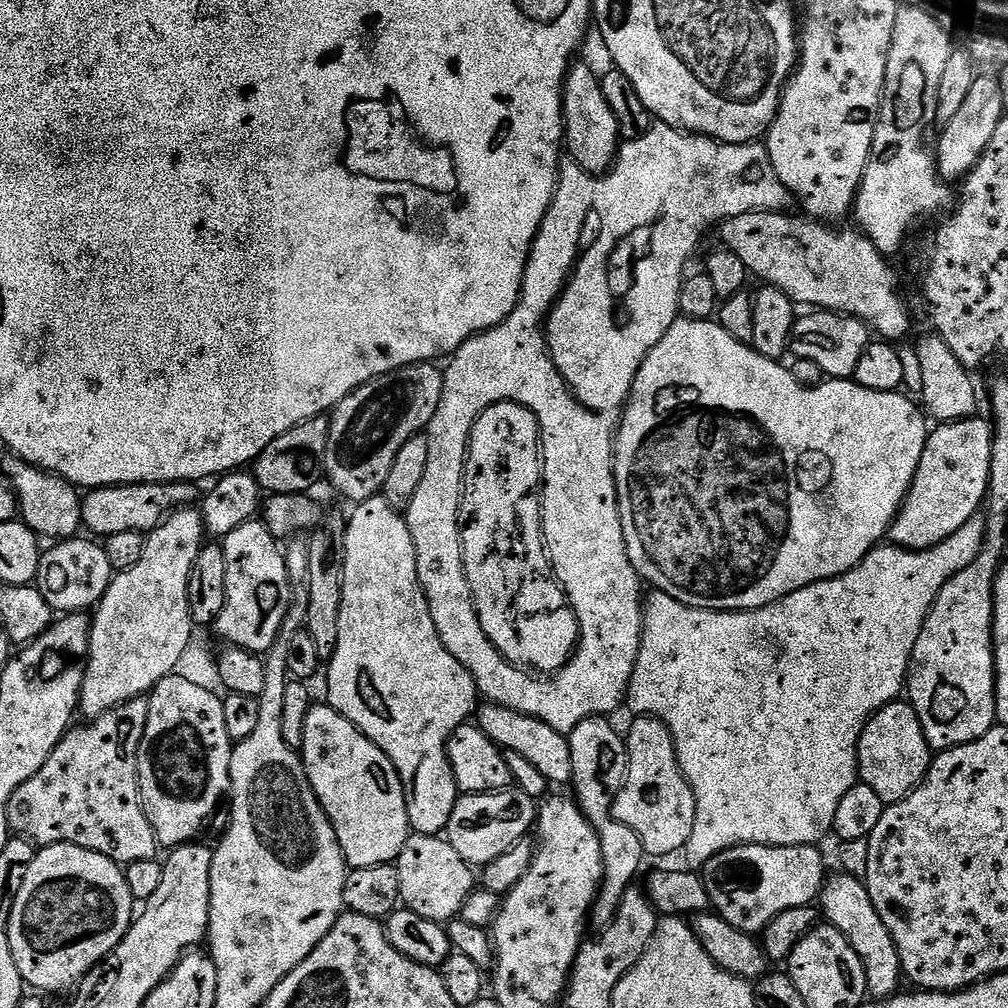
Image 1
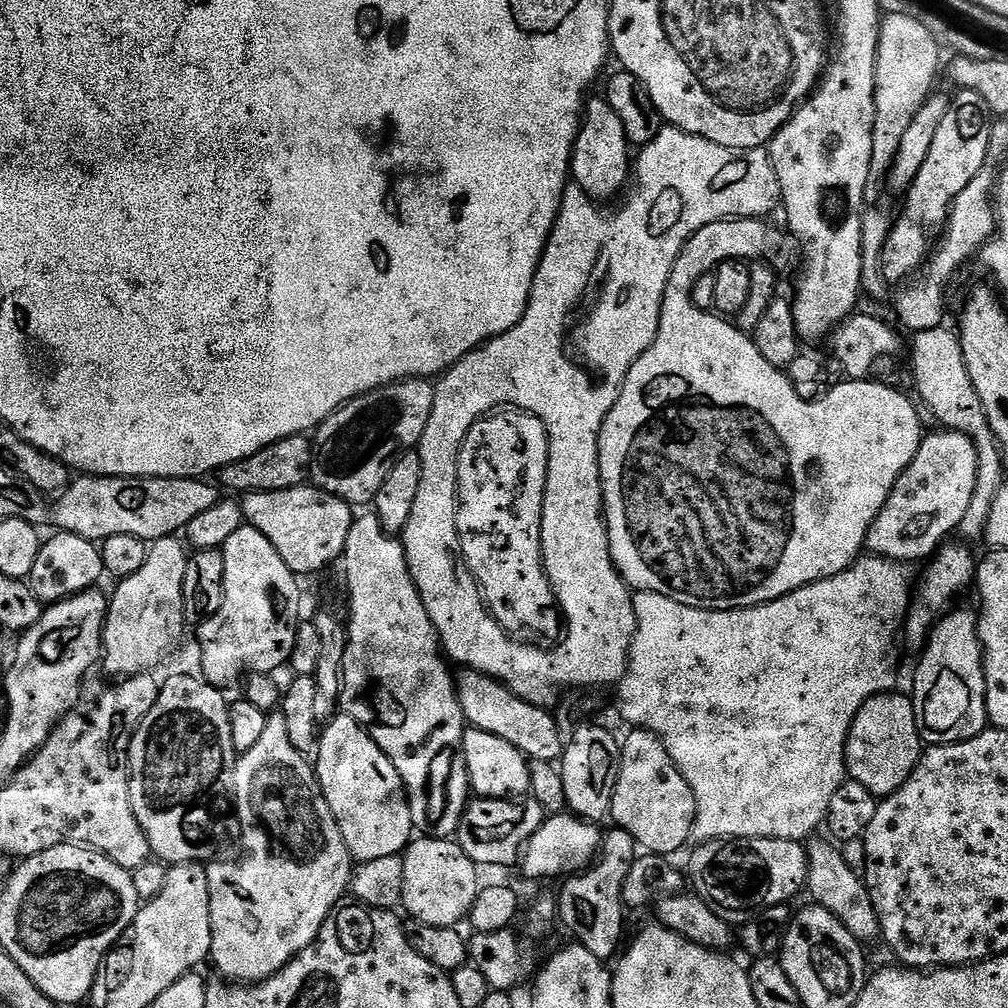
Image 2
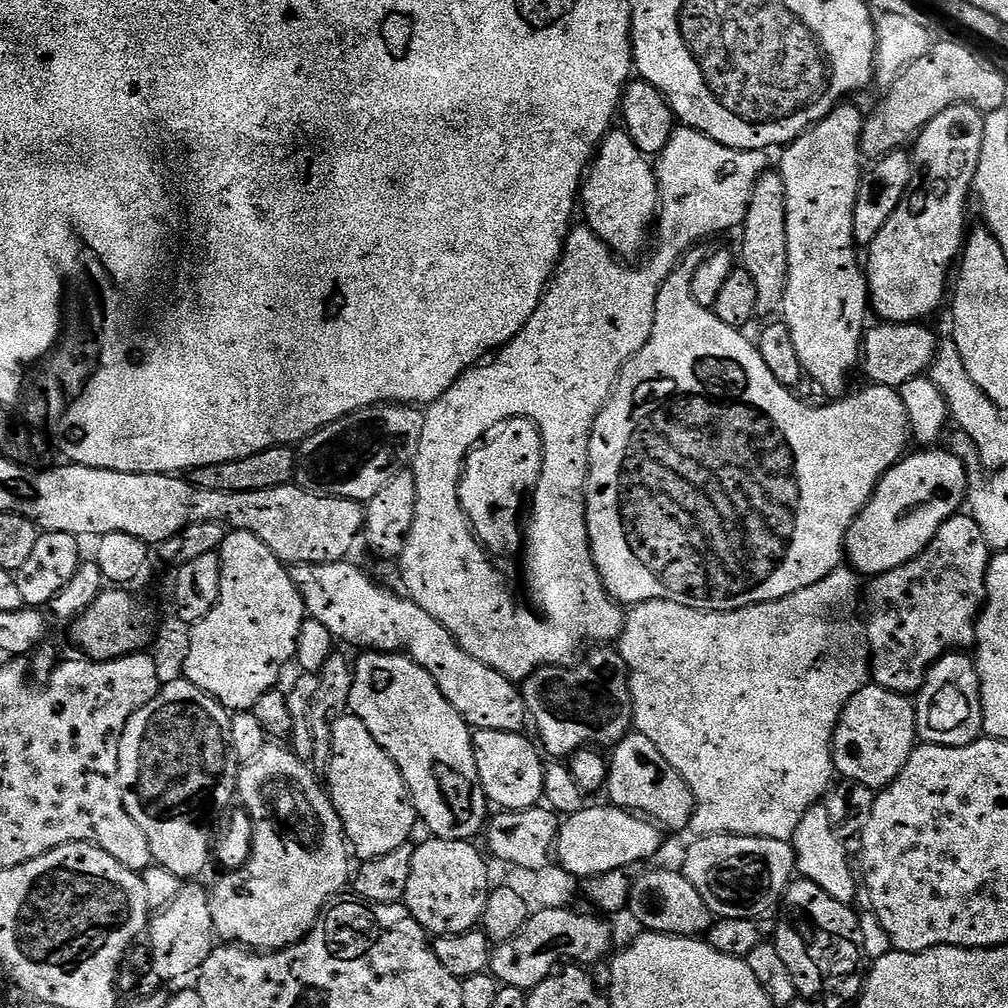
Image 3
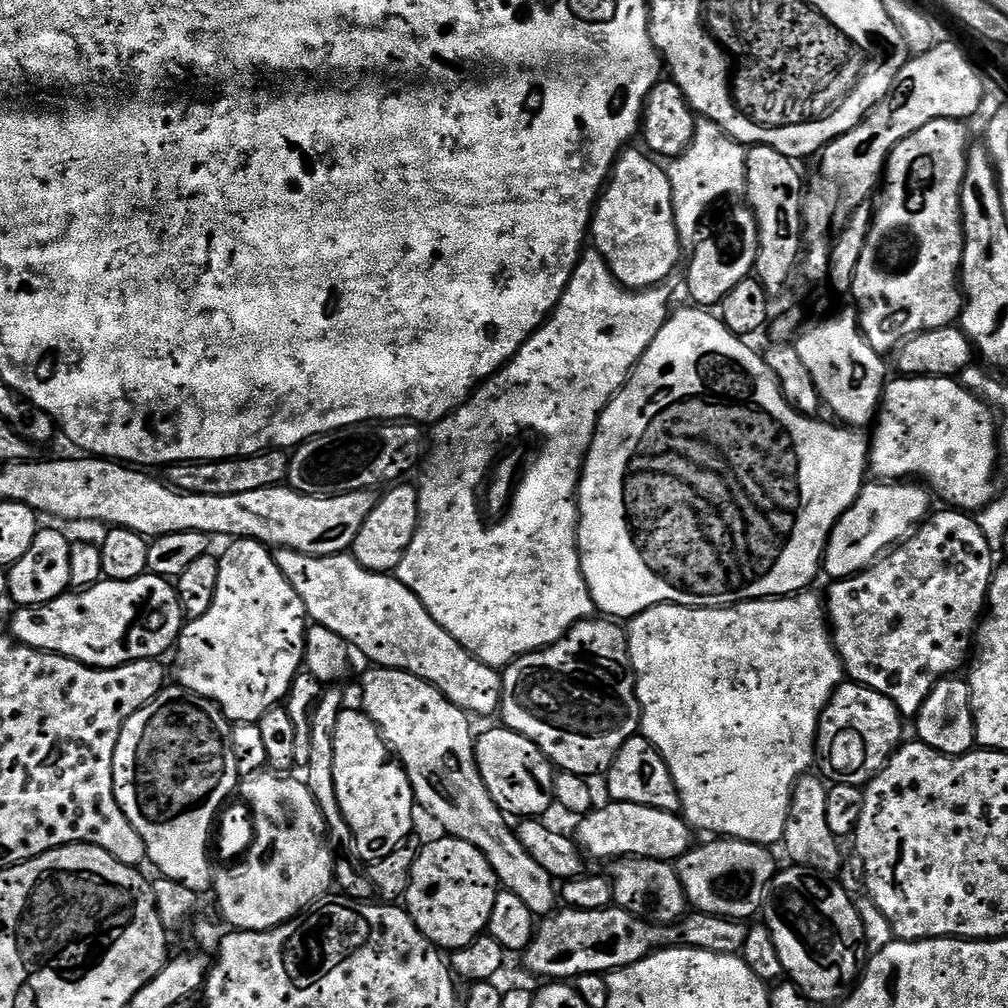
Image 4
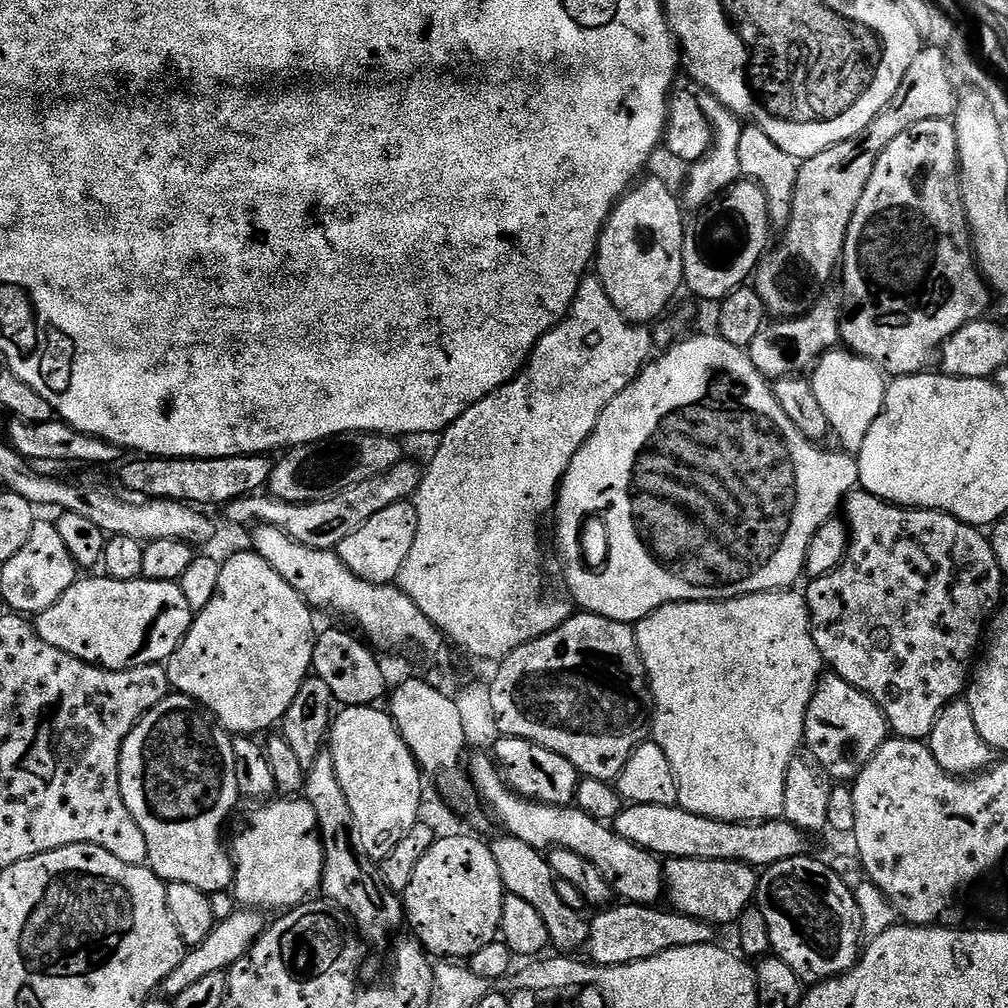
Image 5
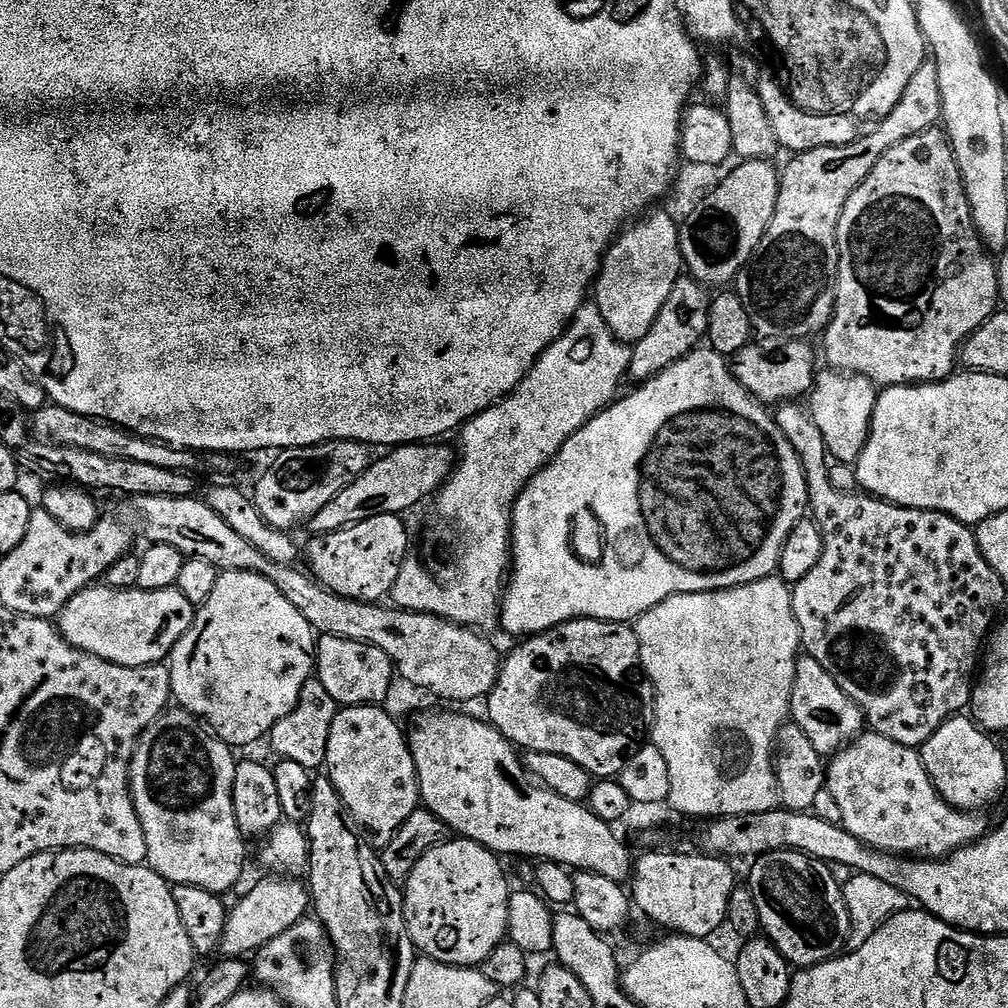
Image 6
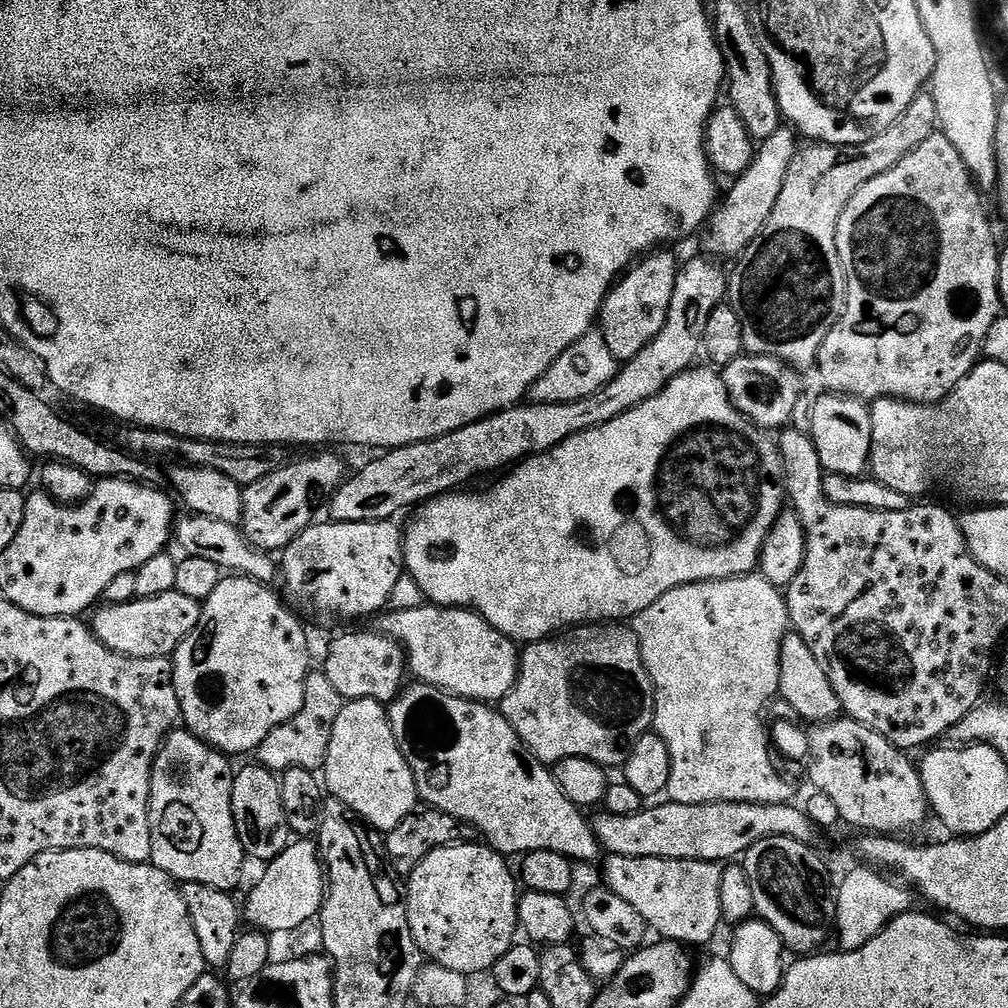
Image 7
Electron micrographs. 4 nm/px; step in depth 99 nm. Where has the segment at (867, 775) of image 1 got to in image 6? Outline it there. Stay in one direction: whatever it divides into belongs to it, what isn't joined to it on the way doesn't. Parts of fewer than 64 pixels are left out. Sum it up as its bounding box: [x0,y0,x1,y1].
[790,654,866,758]

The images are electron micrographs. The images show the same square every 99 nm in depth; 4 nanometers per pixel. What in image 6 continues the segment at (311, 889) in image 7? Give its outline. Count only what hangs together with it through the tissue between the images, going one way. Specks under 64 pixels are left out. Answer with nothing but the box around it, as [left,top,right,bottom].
[220,874,310,958]

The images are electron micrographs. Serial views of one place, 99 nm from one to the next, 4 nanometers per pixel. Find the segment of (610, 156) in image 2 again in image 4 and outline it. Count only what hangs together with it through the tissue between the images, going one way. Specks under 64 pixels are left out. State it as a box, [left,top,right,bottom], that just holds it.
[590,146,680,290]

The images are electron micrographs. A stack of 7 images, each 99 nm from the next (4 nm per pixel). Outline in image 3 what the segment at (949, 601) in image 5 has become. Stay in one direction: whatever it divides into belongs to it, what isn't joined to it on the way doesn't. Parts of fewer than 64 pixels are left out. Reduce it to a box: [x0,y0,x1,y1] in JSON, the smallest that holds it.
[866,514,990,697]

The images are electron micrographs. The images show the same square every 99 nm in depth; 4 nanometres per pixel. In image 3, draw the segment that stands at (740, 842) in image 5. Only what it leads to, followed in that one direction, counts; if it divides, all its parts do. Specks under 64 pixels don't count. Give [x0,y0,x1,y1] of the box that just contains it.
[555,806,661,878]

